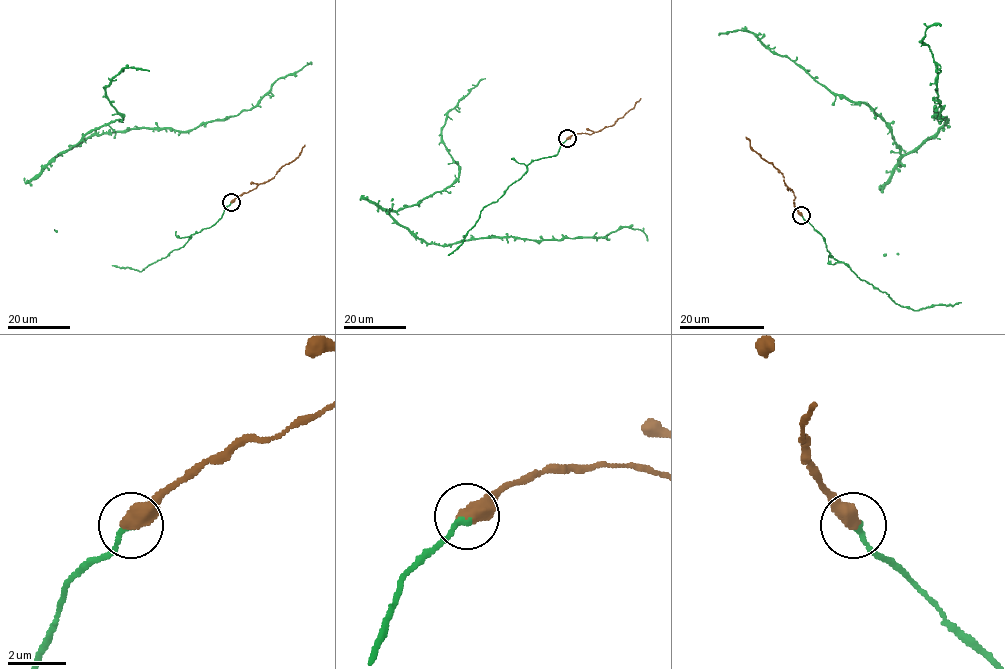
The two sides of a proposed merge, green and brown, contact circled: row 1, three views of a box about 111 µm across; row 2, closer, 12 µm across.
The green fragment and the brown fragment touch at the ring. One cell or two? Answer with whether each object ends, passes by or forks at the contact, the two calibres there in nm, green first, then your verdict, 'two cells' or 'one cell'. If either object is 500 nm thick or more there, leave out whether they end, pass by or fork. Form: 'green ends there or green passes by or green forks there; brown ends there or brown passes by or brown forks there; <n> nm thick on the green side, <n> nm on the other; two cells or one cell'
200 nm thick on the green side, 600 nm on the other; one cell

